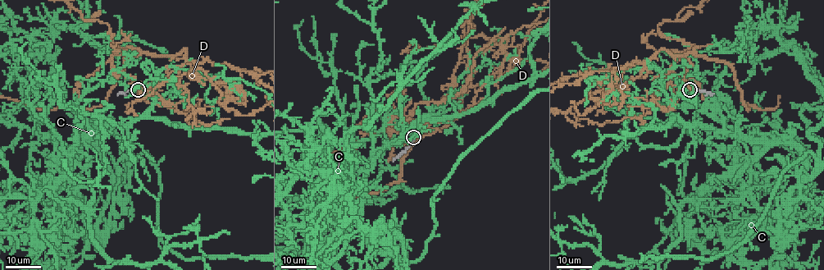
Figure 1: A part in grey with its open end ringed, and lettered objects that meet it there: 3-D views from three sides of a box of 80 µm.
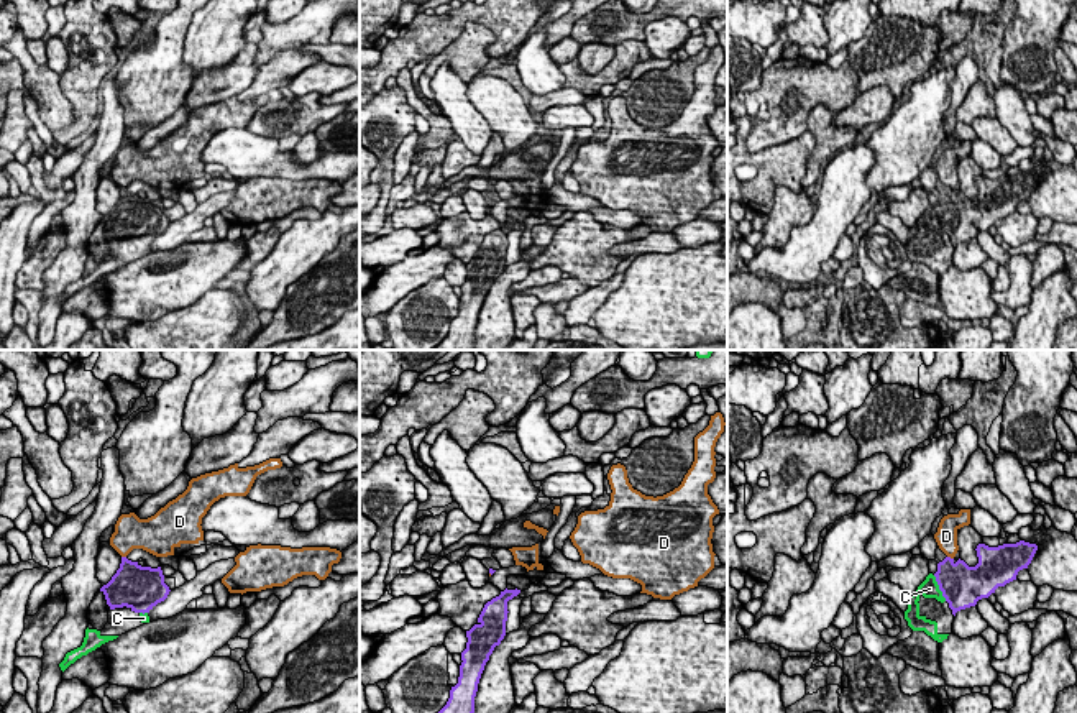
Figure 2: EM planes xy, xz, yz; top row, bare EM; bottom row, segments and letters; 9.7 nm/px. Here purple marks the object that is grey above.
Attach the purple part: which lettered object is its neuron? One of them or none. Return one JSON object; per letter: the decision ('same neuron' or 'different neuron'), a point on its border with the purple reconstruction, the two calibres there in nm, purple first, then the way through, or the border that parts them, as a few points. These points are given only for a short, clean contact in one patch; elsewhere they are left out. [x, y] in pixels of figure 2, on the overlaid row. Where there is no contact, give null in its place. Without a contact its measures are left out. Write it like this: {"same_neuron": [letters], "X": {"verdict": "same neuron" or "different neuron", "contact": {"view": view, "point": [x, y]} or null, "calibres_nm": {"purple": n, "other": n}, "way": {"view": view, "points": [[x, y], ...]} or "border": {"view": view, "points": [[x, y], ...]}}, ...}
{"same_neuron": ["C"], "C": {"verdict": "same neuron", "contact": {"view": "yz", "point": [939, 588]}, "calibres_nm": {"purple": 400, "other": 190}}, "D": {"verdict": "different neuron", "contact": {"view": "yz", "point": [949, 557]}, "calibres_nm": {"purple": 360, "other": 220}, "border": {"view": "yz", "points": [[948, 556], [953, 559]]}}}

